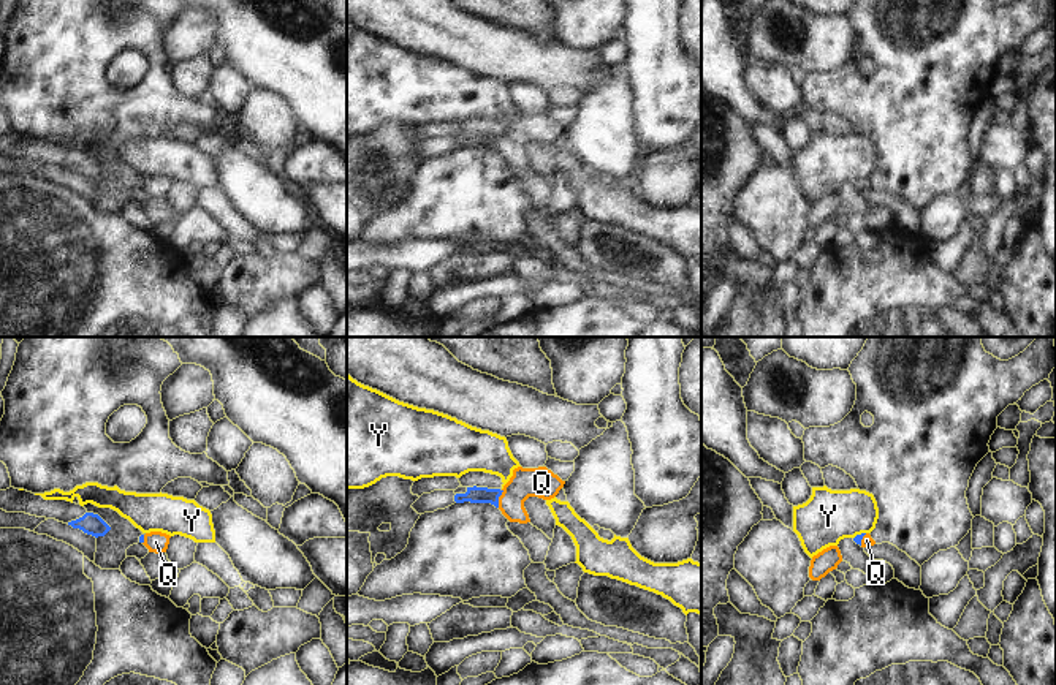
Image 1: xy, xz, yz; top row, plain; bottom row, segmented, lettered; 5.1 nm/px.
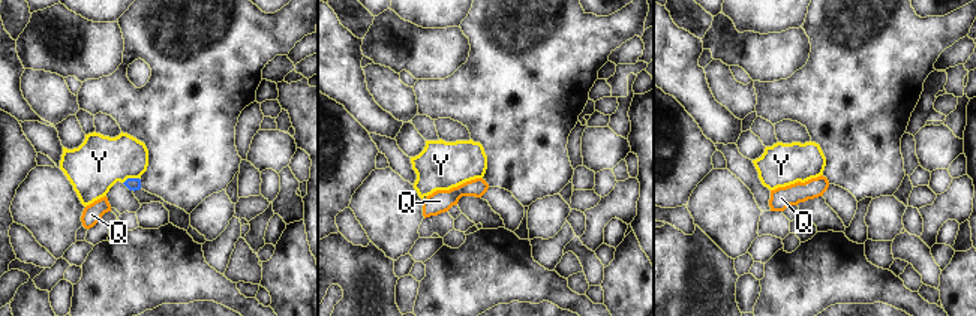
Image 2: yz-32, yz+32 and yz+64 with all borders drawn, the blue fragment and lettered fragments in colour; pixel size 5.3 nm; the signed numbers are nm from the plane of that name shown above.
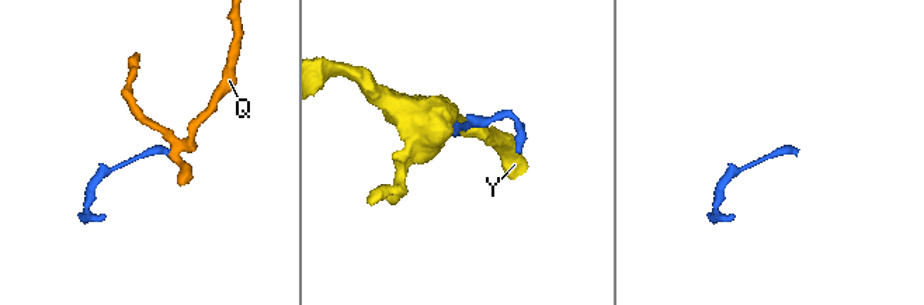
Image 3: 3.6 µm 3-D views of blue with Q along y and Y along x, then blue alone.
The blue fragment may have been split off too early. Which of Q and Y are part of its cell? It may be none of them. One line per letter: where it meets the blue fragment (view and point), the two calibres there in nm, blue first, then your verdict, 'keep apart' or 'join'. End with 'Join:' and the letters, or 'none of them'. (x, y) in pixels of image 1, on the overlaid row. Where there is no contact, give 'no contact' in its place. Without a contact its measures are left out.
Q: xz (497, 499) | 80/150 nm | join
Y: yz (858, 535) | 40/280 nm | keep apart
Join: Q

